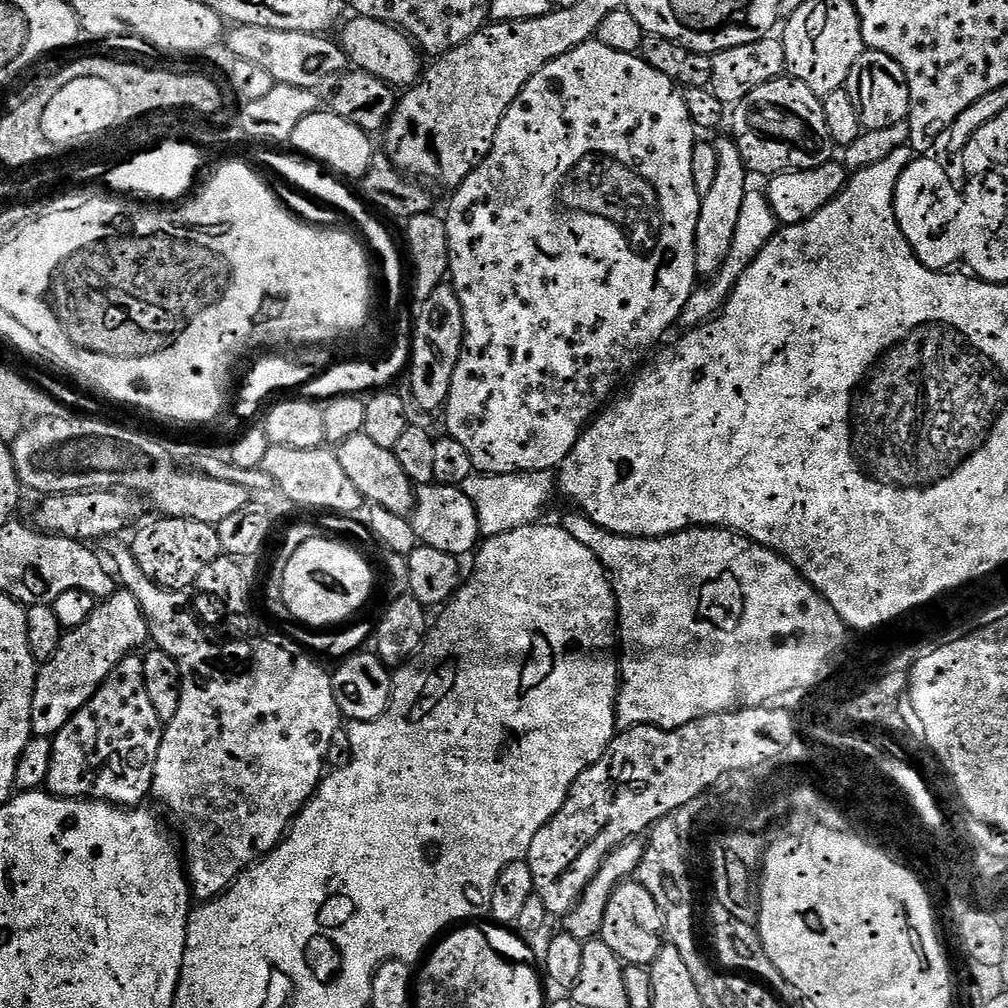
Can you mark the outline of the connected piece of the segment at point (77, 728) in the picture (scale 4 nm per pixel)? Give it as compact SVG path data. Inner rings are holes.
M128 662L113 675L66 726L57 732L50 744L52 762L46 781L47 791L54 796L69 796L75 800L91 798L106 800L117 806L136 806L144 795L154 788L152 771L158 758L158 746L164 737L164 728L158 714L150 702L150 694L146 694L144 673L139 663Z

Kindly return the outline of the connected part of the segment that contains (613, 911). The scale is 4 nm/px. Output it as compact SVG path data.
M623 882L613 890L604 919L600 921L599 939L614 950L625 965L643 964L650 966L658 958L664 935L663 912L645 886L635 882Z

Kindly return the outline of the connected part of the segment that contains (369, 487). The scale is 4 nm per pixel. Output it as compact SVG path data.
M362 431L342 441L335 449L335 453L338 462L342 462L342 471L345 472L346 478L354 482L361 497L369 505L390 510L390 514L411 517L412 507L416 501L414 484L408 479L406 470L402 470L393 449L376 445Z

